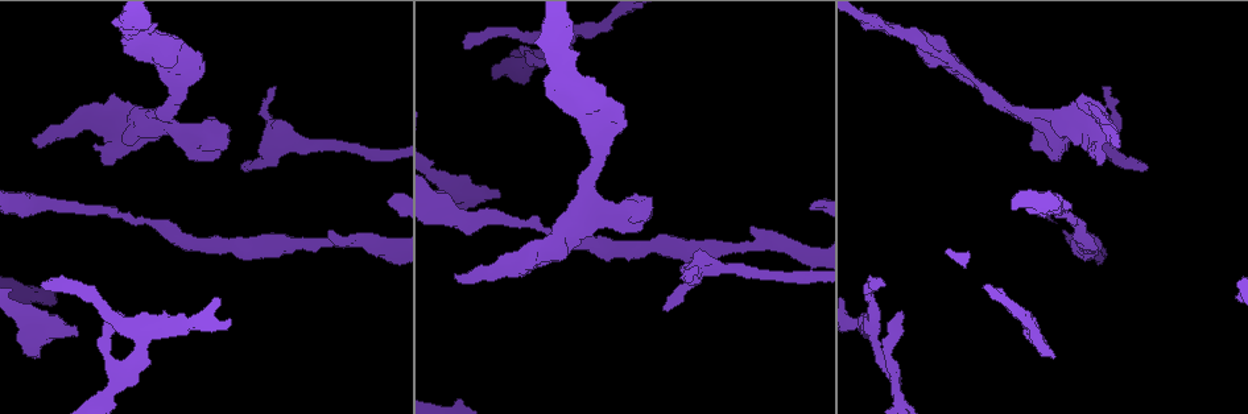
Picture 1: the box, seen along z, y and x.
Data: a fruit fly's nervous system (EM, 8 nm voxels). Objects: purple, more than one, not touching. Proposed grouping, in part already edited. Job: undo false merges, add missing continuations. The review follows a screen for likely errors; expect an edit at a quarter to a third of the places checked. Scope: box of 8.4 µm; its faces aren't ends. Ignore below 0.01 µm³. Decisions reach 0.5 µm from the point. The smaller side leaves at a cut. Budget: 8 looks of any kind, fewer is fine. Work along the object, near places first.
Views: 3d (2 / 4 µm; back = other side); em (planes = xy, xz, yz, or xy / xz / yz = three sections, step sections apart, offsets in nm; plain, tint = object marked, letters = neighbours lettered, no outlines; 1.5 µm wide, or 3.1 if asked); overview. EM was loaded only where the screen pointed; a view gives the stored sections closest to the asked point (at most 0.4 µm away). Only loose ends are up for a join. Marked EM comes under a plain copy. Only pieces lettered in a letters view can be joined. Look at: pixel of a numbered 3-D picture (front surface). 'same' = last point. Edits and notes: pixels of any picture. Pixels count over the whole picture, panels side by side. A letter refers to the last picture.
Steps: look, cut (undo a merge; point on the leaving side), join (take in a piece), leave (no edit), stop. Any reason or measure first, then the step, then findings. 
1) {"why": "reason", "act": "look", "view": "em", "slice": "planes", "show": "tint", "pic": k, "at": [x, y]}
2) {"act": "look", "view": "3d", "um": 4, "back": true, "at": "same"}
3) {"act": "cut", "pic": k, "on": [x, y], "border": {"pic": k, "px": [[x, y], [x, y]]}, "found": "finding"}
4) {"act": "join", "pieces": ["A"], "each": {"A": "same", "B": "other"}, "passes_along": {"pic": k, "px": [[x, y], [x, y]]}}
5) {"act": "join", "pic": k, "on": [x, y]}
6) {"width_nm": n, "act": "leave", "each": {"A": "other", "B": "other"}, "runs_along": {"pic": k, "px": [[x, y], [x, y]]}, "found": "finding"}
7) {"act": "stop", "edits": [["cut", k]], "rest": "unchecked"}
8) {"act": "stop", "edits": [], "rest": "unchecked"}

{"why": "an open end", "act": "look", "view": "3d", "um": 4, "back": true, "pic": 1, "at": [114, 97]}

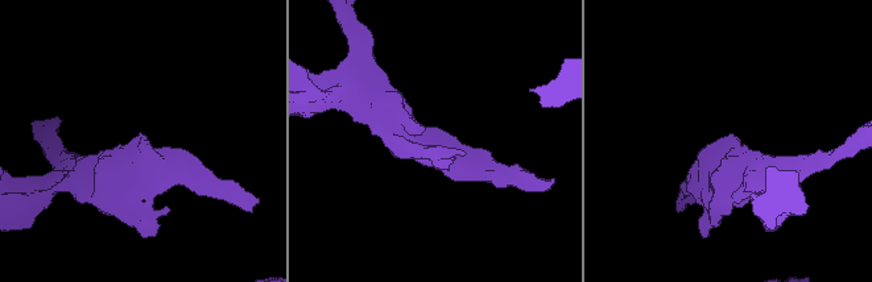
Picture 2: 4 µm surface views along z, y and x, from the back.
{"why": "need the tissue", "act": "look", "view": "em", "slice": "xy", "step": 8, "show": "tint", "pic": 2, "at": [436, 139]}

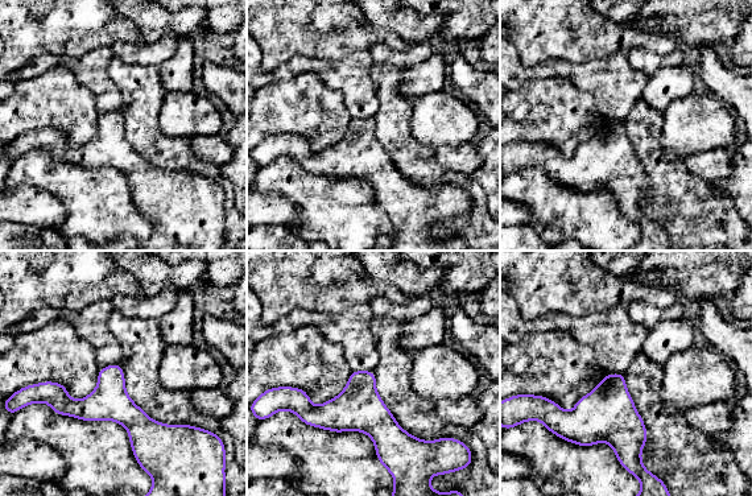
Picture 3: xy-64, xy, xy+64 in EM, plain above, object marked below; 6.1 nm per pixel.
{"why": "cut it another way", "act": "look", "view": "em", "slice": "planes", "show": "letters", "at": "same"}

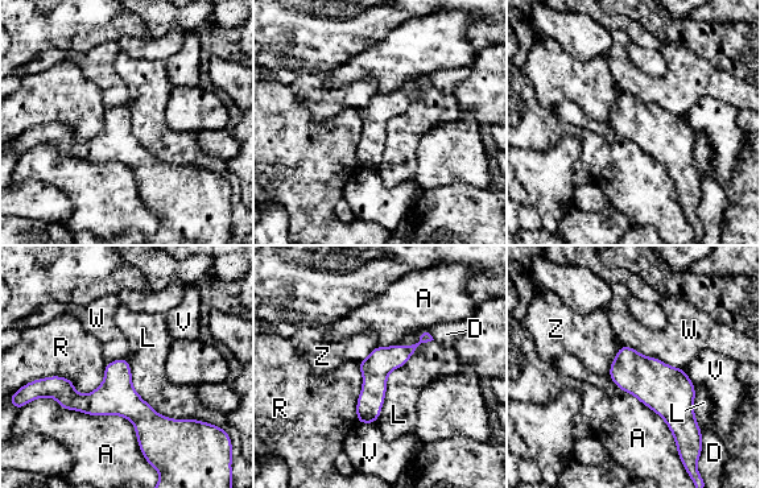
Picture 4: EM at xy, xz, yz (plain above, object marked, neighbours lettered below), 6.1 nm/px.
{"act": "leave", "each": {"A": "other", "D": "other", "L": "other", "R": "other", "V": "other", "W": "other", "Z": "other"}, "border": {"pic": 4, "px": [[127, 359], [153, 409], [201, 421]]}, "found": "none of them fits"}

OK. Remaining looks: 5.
{"why": "branch stops here", "act": "look", "view": "3d", "um": 2, "pic": 1, "at": [1113, 141]}

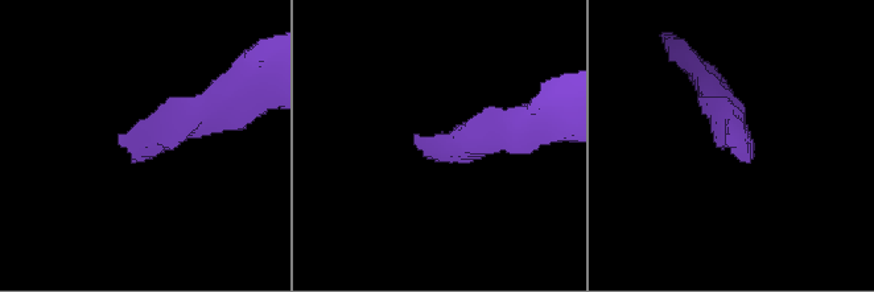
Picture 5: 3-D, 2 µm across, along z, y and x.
{"act": "look", "view": "em", "slice": "yz", "step": 4, "show": "letters", "pic": 5, "at": [415, 138]}

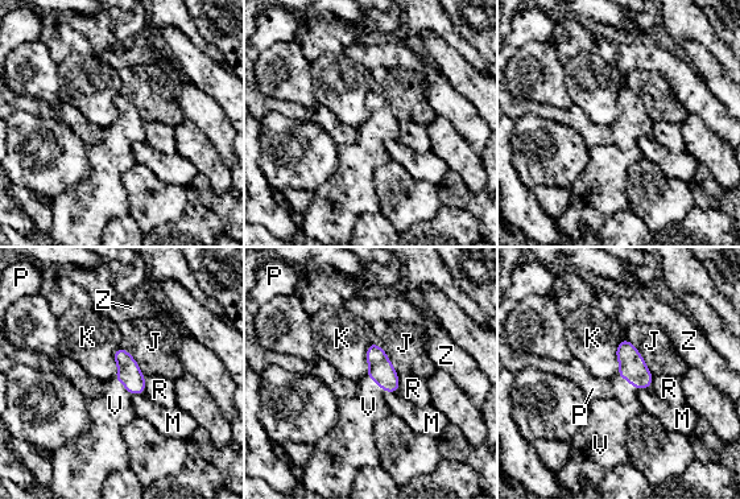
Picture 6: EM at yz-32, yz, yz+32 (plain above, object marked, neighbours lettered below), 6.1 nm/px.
{"act": "look", "view": "em", "slice": "planes", "show": "letters", "at": "same"}

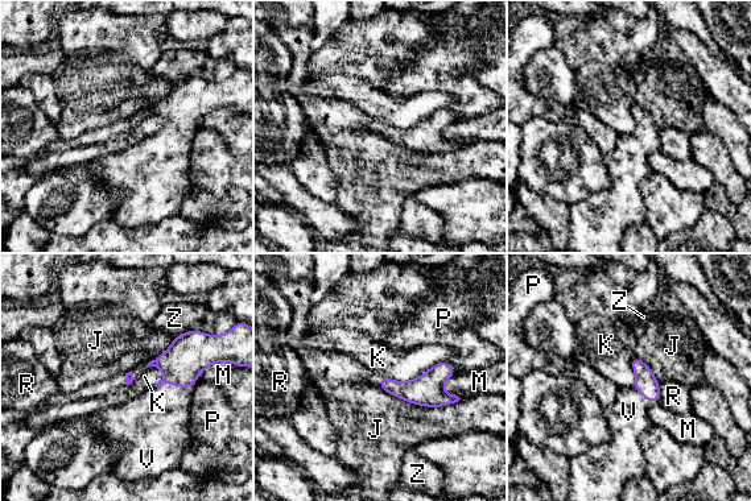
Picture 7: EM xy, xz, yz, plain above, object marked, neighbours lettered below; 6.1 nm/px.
{"act": "join", "pieces": ["V"], "each": {"J": "other", "K": "other", "M": "other", "P": "other", "R": "other", "V": "same", "Z": "other"}, "passes_along": {"pic": 7, "px": [[190, 353], [174, 385], [165, 408]]}, "found": "it goes on there"}

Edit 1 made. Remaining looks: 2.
{"act": "stop", "edits": [["join", 7]], "rest": "unchecked"}

